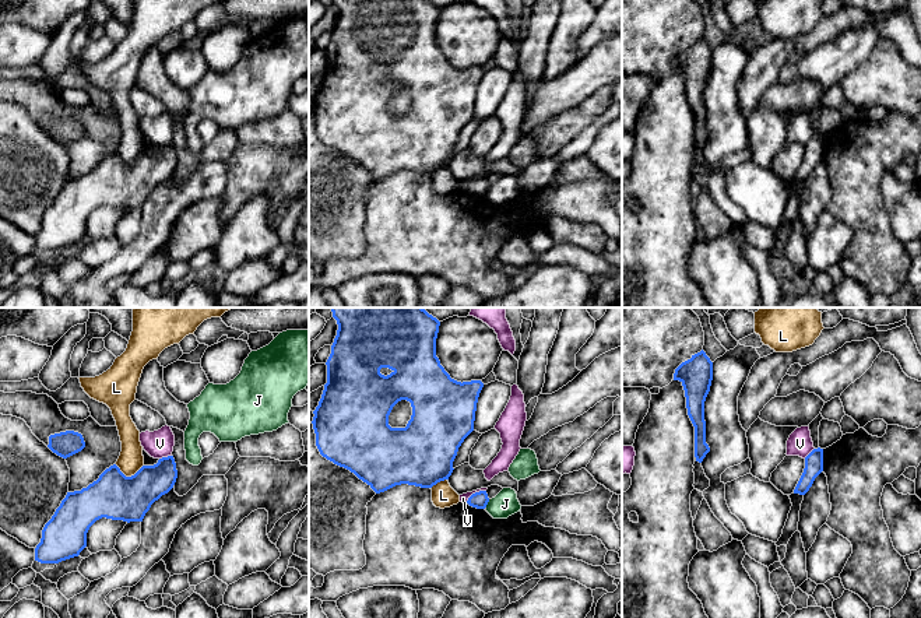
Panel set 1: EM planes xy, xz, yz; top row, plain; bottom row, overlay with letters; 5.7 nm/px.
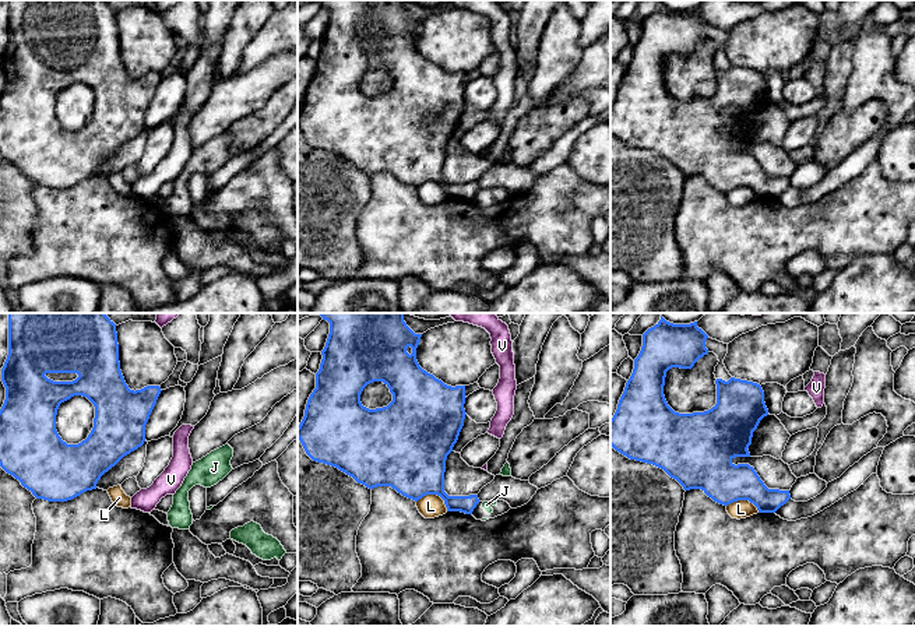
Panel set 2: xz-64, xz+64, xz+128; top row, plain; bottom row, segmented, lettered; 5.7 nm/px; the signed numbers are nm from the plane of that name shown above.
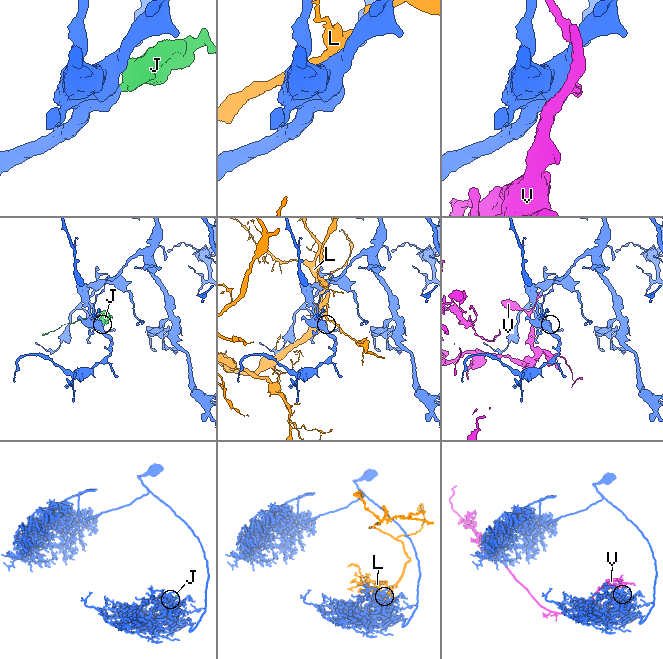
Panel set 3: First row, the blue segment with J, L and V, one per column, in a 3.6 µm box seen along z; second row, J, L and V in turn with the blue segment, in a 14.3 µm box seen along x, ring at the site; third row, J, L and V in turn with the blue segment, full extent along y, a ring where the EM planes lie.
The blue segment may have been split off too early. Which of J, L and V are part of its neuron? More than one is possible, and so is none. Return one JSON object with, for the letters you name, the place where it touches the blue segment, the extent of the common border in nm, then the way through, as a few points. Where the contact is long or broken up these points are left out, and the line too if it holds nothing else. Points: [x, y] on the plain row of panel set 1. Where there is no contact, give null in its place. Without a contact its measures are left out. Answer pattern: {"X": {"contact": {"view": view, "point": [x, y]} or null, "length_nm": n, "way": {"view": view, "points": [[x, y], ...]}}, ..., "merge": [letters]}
{"merge": []}

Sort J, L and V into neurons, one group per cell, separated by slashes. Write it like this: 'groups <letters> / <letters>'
groups J / L / V

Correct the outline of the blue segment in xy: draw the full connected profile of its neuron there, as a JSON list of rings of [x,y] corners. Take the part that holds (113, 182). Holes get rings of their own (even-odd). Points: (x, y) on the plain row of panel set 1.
[[[173,143],[162,144],[154,152],[143,152],[131,164],[126,164],[116,151],[110,152],[87,175],[67,179],[42,217],[41,229],[35,235],[35,247],[41,250],[59,250],[78,243],[87,233],[89,214],[102,204],[127,210],[143,208],[151,192],[173,175],[176,165],[177,157]]]

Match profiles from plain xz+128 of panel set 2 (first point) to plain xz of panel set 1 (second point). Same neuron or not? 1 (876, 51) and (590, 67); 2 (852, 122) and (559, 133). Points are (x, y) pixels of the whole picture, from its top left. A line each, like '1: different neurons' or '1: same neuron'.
1: different neurons
2: same neuron

